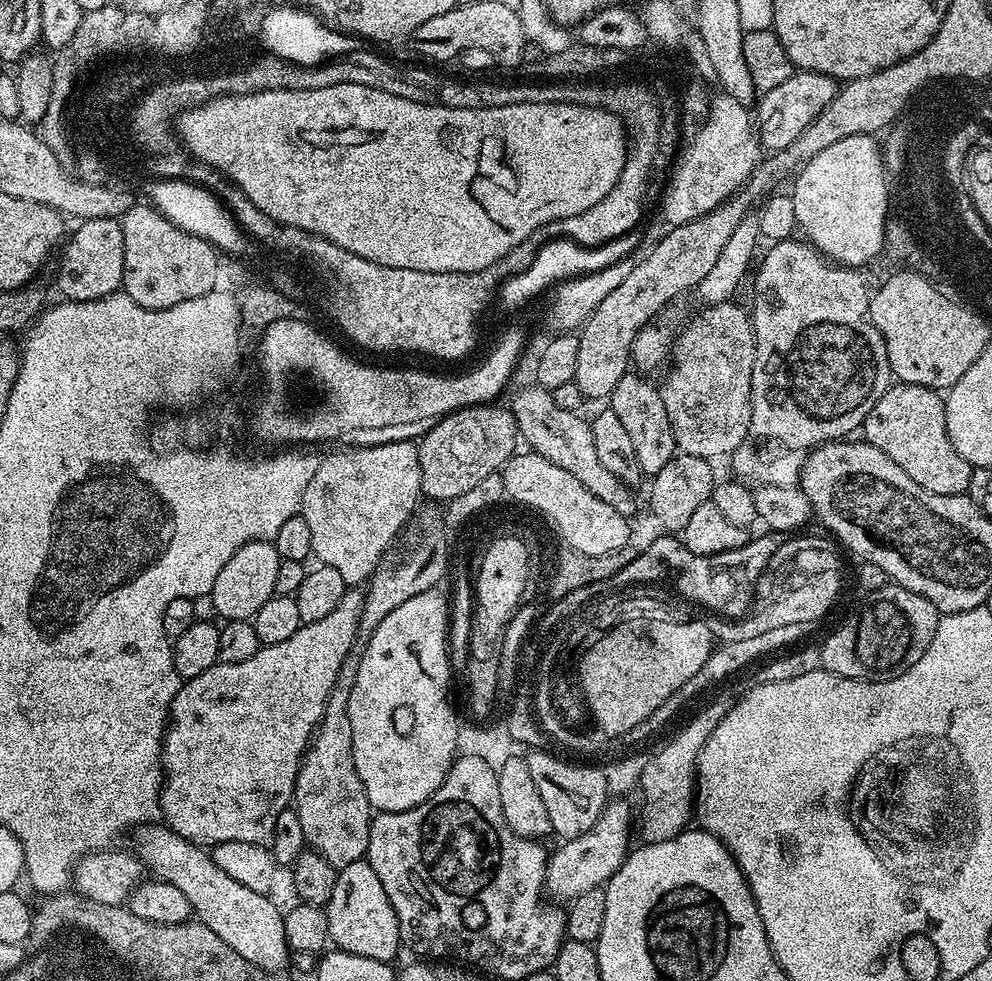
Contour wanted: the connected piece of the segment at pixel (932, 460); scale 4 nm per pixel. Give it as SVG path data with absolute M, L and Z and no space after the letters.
M893 383L886 394L874 402L874 410L866 414L862 436L867 443L882 450L886 458L894 458L922 490L939 496L964 496L970 486L973 465L968 464L950 442L944 402L945 397L937 389Z

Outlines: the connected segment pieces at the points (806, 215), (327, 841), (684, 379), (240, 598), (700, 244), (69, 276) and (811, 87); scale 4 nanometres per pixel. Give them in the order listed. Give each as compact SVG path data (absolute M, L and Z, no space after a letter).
M875 135L847 136L834 146L826 146L808 163L795 173L796 185L790 189L794 202L794 214L799 231L810 241L817 252L840 266L859 269L860 264L868 264L879 252L885 251L885 228L881 221L884 214L884 189L880 178L880 168L884 160L881 145Z
M349 654L342 662L334 686L328 695L324 713L316 725L308 749L300 760L296 775L294 807L298 822L302 822L302 834L307 847L319 854L337 870L350 866L350 862L362 860L368 854L368 839L374 809L368 803L362 778L354 766L352 731L350 730L350 690L354 690L354 678L360 665L360 657Z
M736 302L709 304L685 326L676 340L672 360L676 369L665 378L660 388L666 414L670 418L676 447L686 456L731 457L737 448L749 439L752 426L752 371L756 357L756 339L752 329L752 317L736 305Z
M251 540L248 544L243 544L222 566L218 578L214 578L214 586L210 593L212 608L218 615L224 616L225 621L229 620L251 620L266 606L266 602L276 595L274 582L278 579L278 566L280 565L280 555L275 543L267 540Z
M737 194L702 218L669 227L669 232L651 245L649 252L652 253L645 260L637 259L623 283L615 287L602 304L589 314L588 320L578 332L578 370L574 381L585 401L607 401L614 386L618 386L624 373L629 371L636 338L649 327L648 319L658 315L675 296L691 288L692 291L699 289L702 278L706 278L714 262L718 262L722 246L730 242L734 230L738 230L749 211L742 197Z
M110 217L80 220L67 237L63 245L64 253L60 256L60 269L56 272L56 284L60 287L60 296L66 300L97 300L111 292L121 291L124 283L124 247L122 246L122 226L119 219Z
M796 70L790 78L786 78L786 82L763 93L755 105L756 112L754 108L754 128L761 149L774 153L790 146L790 142L794 142L794 138L798 138L798 134L802 134L802 130L806 130L806 126L810 126L810 122L814 122L814 118L826 110L826 106L830 106L837 91L837 81L832 77L821 72Z

